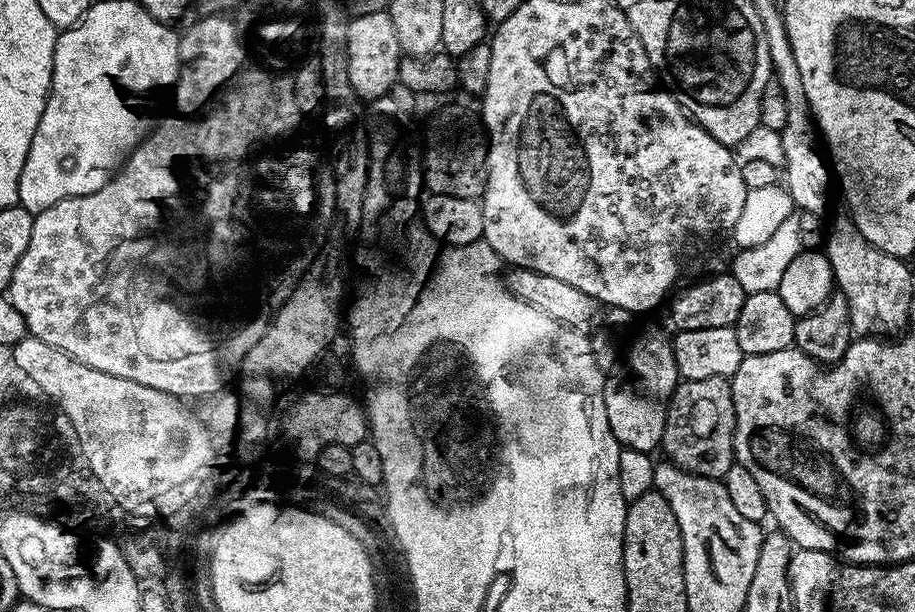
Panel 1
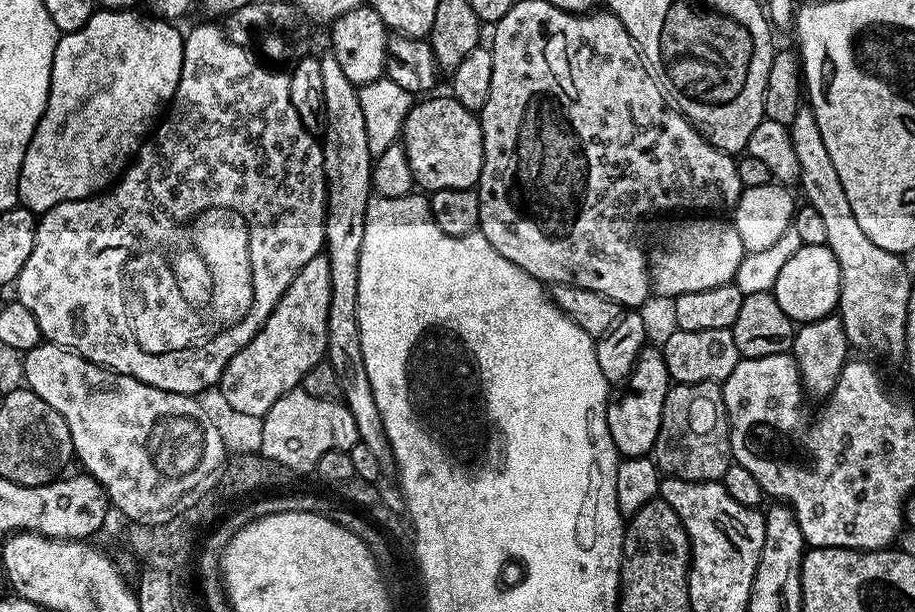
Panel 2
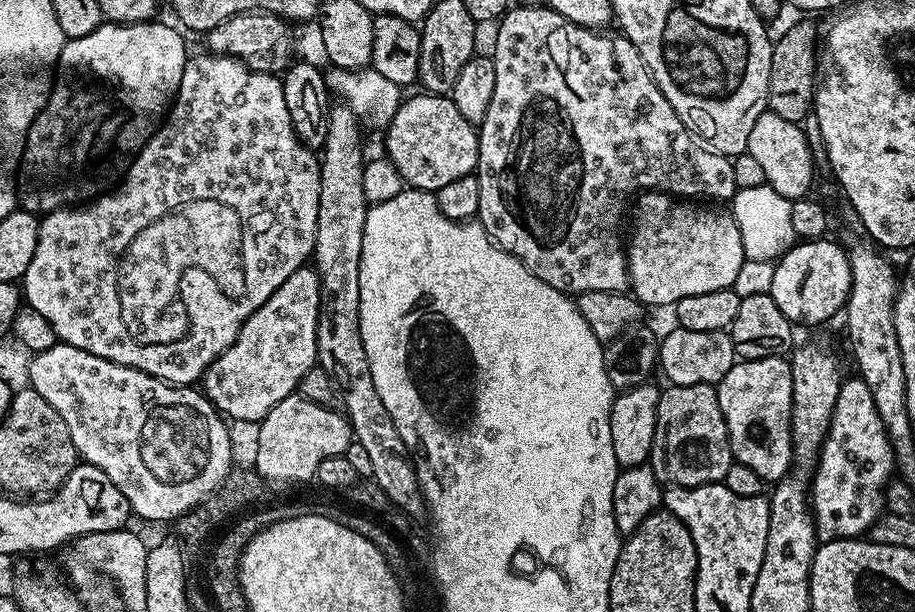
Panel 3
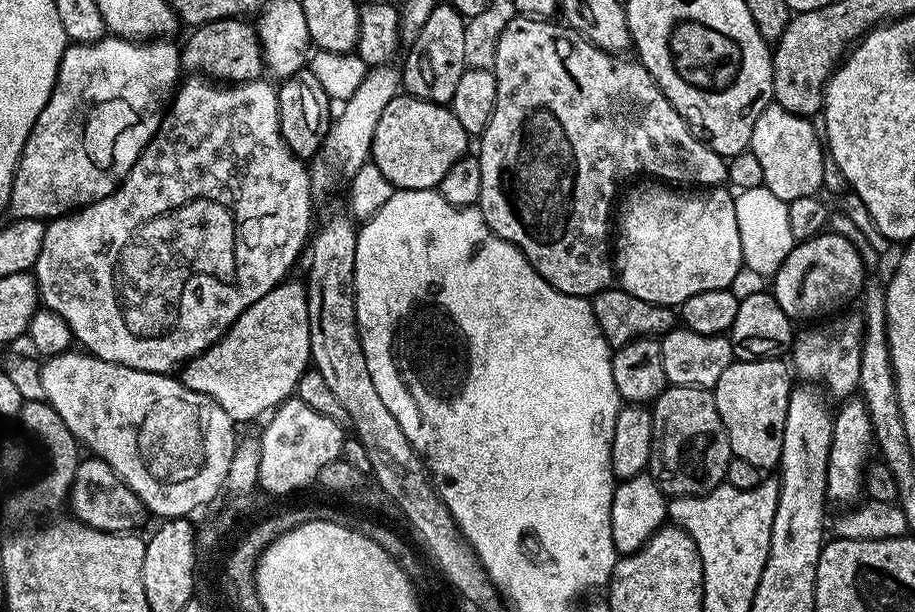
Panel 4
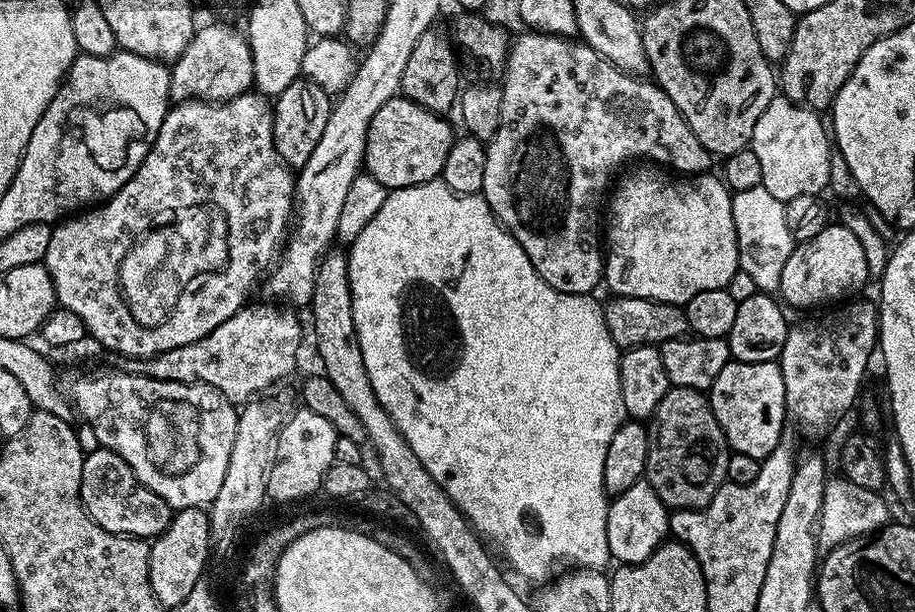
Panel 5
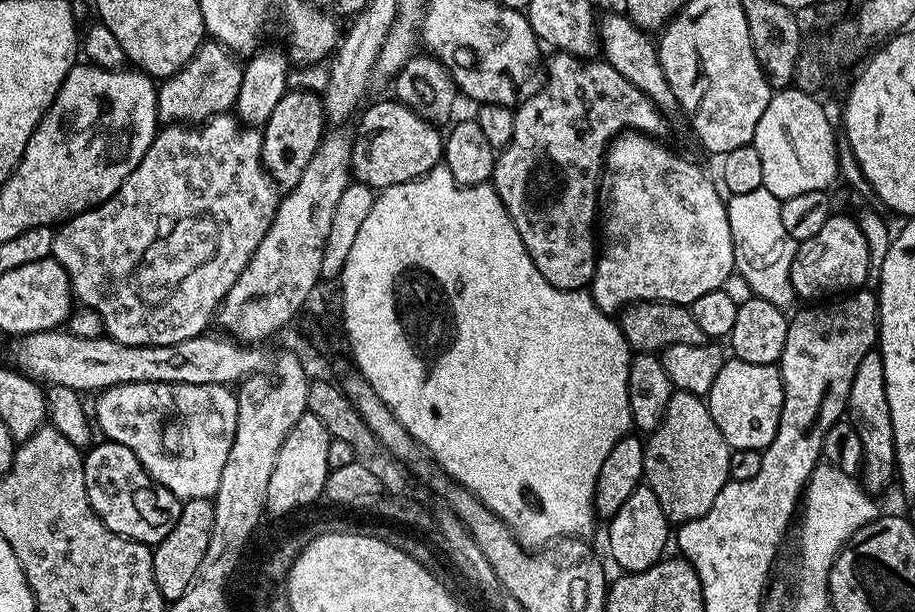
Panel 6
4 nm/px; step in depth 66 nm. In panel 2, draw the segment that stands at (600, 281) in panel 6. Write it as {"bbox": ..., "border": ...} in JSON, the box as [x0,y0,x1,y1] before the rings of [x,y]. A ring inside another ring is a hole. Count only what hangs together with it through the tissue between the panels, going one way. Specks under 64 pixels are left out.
{"bbox":[650,214,746,298],"border":[[[712,214],[673,220],[676,221],[665,230],[660,245],[650,252],[650,275],[655,295],[675,298],[694,294],[694,290],[710,290],[714,286],[733,283],[746,254],[735,223]]]}

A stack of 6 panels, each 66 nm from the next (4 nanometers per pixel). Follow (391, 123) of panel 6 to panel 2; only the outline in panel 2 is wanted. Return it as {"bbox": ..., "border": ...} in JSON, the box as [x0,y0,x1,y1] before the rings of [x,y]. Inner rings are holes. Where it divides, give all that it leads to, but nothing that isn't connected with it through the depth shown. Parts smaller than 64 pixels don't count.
{"bbox":[402,94,484,194],"border":[[[451,94],[429,95],[421,102],[413,103],[406,114],[402,143],[410,162],[413,181],[431,194],[438,190],[475,189],[480,182],[484,143],[482,126],[477,113],[466,110]],[[429,99],[429,100],[426,100]]]}

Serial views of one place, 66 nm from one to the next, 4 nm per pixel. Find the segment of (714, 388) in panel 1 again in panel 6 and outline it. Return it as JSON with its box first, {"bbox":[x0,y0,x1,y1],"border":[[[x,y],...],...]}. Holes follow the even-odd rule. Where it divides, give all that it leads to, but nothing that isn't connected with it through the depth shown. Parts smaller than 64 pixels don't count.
{"bbox":[643,391,730,526],"border":[[[673,391],[660,425],[647,437],[644,446],[643,483],[658,497],[658,506],[666,514],[669,525],[679,526],[694,518],[702,518],[714,506],[714,498],[729,482],[730,454],[718,422],[710,418],[705,397],[689,392]]]}

